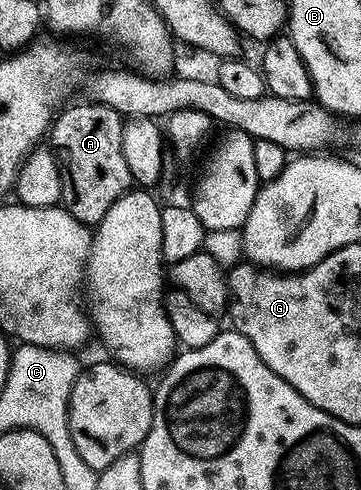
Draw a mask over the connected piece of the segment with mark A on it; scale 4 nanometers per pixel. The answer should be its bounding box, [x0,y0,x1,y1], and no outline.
[48,104,132,227]

